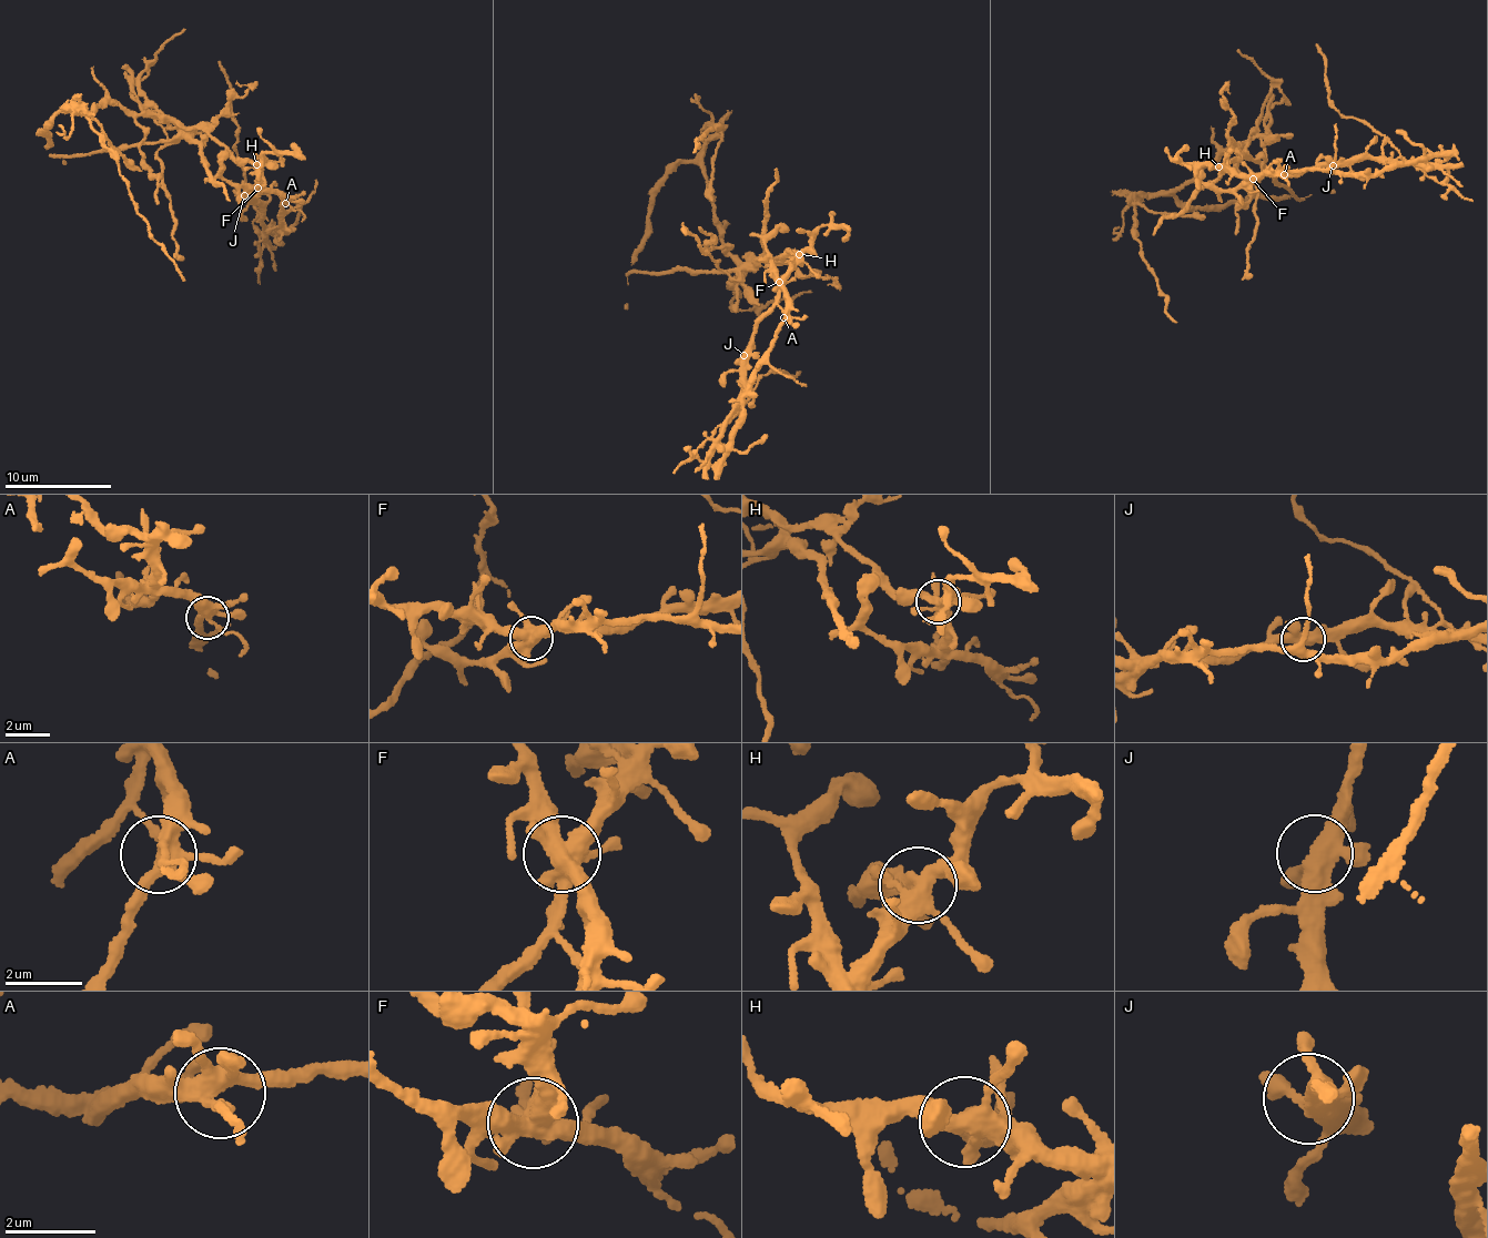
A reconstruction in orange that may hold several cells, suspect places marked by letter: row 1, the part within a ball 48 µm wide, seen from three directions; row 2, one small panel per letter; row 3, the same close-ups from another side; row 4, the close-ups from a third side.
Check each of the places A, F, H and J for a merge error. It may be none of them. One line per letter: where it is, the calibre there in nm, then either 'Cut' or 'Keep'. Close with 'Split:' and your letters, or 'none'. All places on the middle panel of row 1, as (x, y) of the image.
A: Place: (783, 317). Thickness 360 nm. Keep
F: Place: (779, 282). Thickness 500 nm. Keep
H: Place: (799, 254). Thickness 400 nm. Cut
J: Place: (744, 355). Thickness 380 nm. Keep
Split: H

